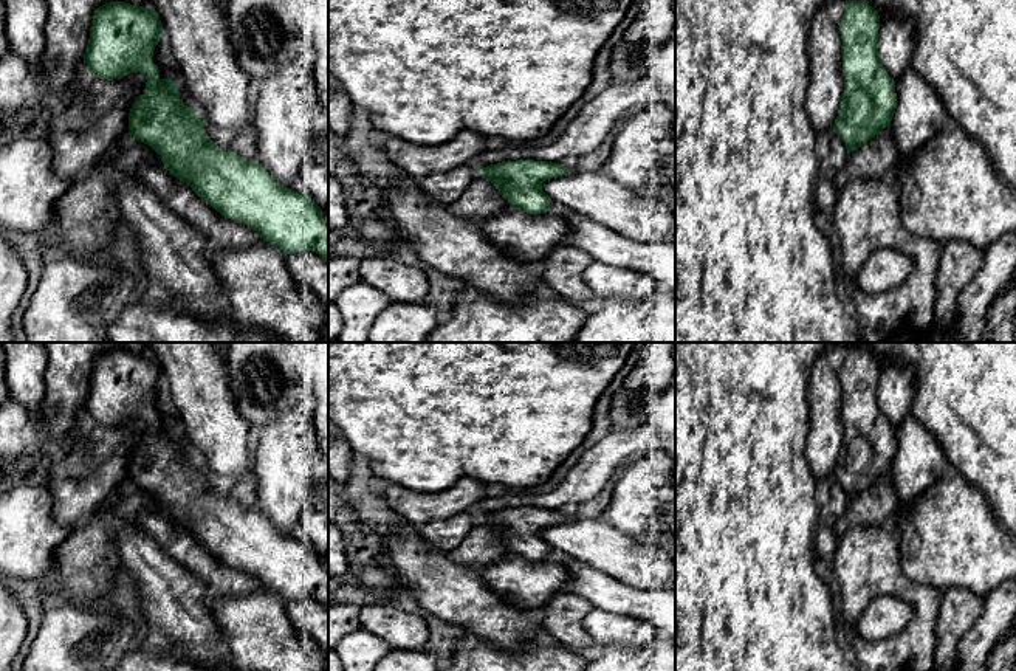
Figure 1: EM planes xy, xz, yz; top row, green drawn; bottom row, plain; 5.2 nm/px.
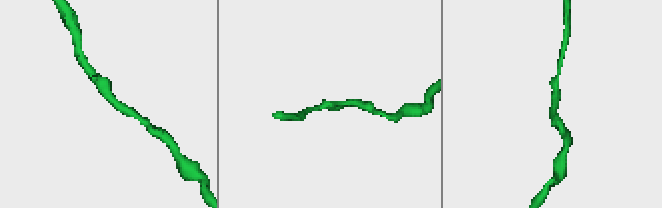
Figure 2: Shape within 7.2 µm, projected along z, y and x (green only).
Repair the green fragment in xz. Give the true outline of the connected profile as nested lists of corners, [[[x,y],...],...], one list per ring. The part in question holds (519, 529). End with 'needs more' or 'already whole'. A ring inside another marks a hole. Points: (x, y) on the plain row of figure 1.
[[[516,507],[486,513],[477,518],[477,522],[491,528],[511,556],[520,556],[527,561],[545,561],[553,549],[542,538],[542,530],[568,519],[559,510]]] | already whole

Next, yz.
[[[846,347],[839,370],[844,440],[833,471],[849,501],[891,473],[895,428],[878,406],[880,363],[867,347]]] | already whole

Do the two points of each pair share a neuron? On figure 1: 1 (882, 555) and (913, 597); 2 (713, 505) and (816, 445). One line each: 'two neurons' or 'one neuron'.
1: one neuron
2: two neurons

